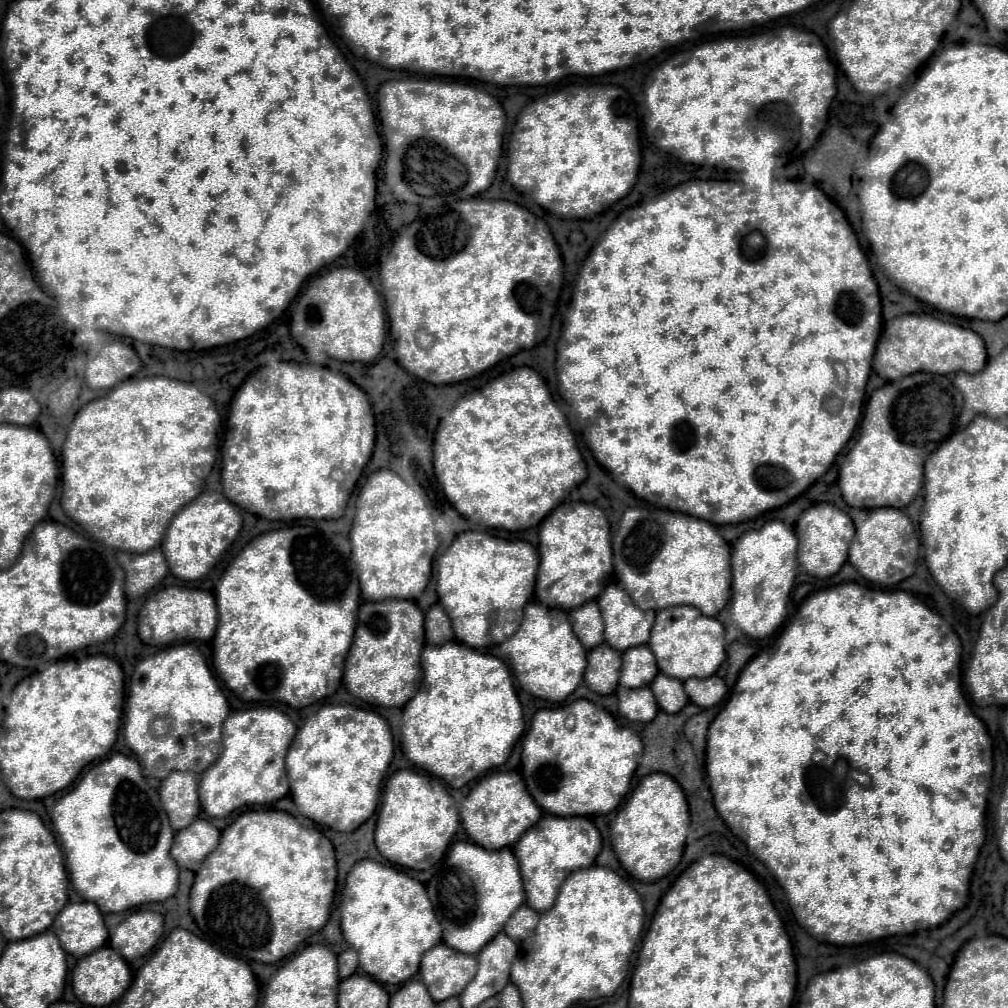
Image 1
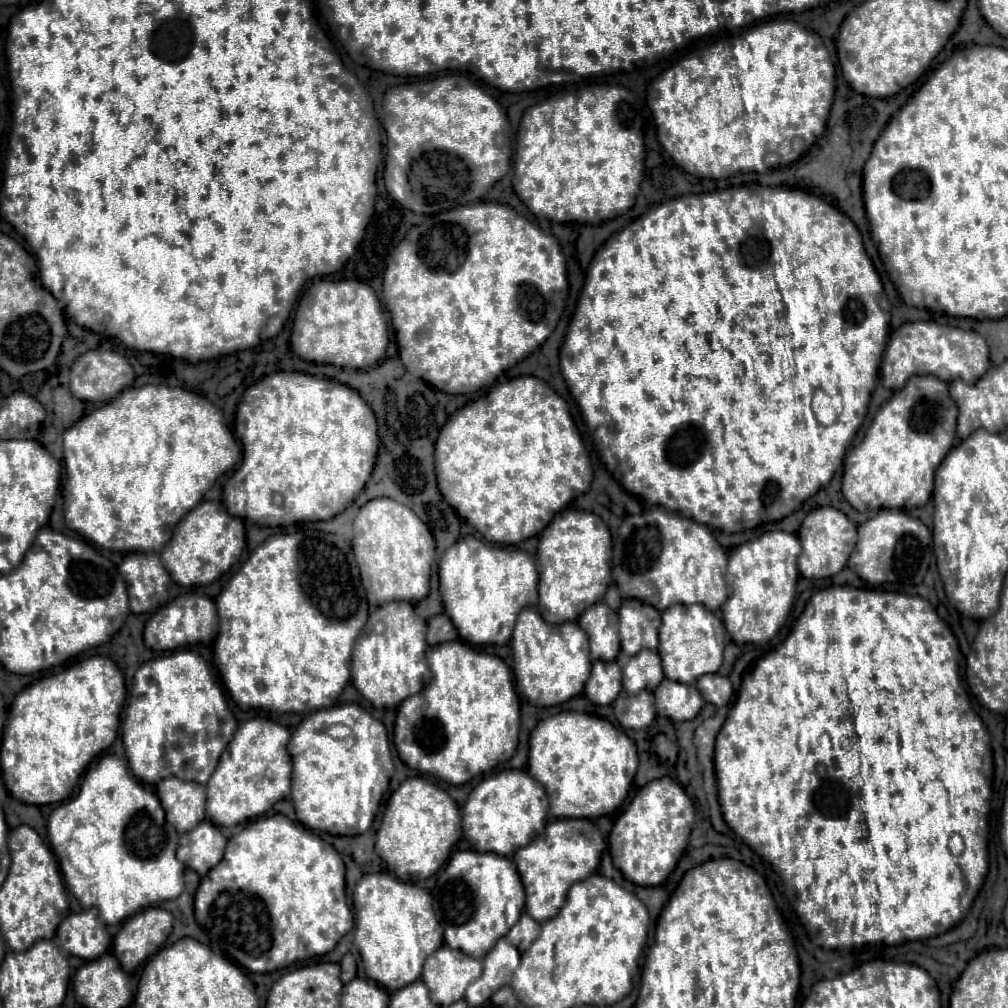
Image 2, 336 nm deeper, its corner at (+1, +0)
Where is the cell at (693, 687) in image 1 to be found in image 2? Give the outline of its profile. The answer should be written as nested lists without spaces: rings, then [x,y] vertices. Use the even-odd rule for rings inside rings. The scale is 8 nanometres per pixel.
[[[718,673],[700,677],[696,681],[696,689],[698,689],[698,693],[702,695],[702,699],[706,703],[712,703],[716,707],[728,705],[730,697],[732,697],[732,683],[730,683],[730,679],[724,677],[724,675],[718,675]]]

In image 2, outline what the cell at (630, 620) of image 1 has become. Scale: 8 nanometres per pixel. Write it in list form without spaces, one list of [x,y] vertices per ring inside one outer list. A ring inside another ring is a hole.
[[[624,599],[618,609],[620,647],[626,655],[658,647],[660,613],[638,599]]]

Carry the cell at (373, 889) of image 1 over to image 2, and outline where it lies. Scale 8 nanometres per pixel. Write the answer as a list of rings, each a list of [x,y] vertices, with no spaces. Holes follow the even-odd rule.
[[[366,873],[354,889],[352,903],[354,903],[354,921],[356,921],[354,945],[360,951],[367,978],[382,985],[388,991],[396,991],[402,985],[410,985],[416,979],[420,979],[426,957],[442,945],[442,927],[434,915],[430,893],[418,885],[412,885],[412,882],[398,879],[392,873]]]

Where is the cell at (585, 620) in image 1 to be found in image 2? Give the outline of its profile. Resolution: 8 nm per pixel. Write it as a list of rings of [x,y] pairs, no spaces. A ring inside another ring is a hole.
[[[596,603],[582,617],[578,625],[586,631],[590,639],[590,659],[612,661],[620,653],[618,645],[618,615],[606,603]]]

